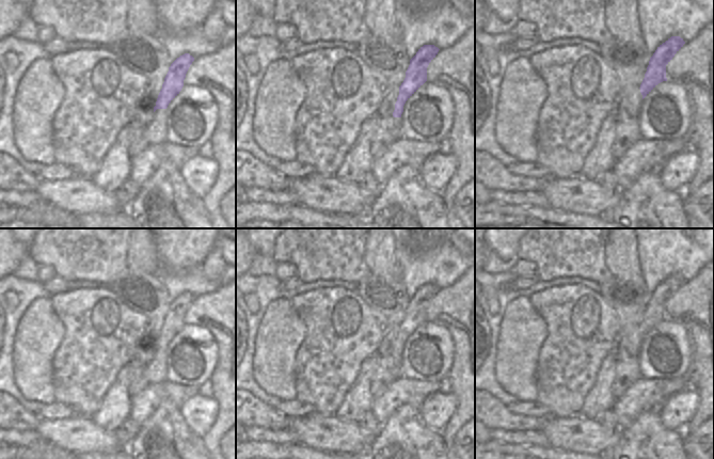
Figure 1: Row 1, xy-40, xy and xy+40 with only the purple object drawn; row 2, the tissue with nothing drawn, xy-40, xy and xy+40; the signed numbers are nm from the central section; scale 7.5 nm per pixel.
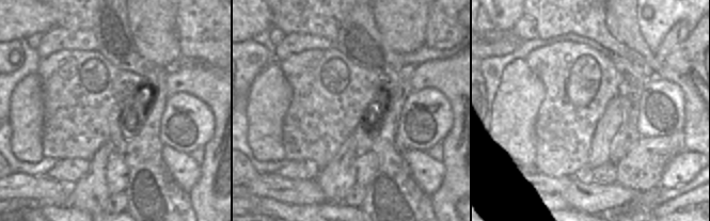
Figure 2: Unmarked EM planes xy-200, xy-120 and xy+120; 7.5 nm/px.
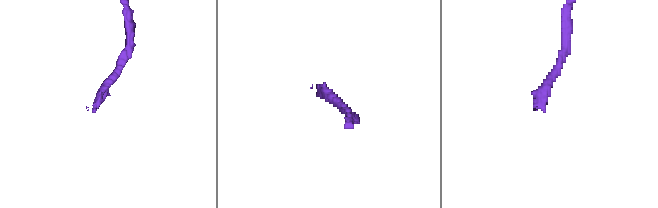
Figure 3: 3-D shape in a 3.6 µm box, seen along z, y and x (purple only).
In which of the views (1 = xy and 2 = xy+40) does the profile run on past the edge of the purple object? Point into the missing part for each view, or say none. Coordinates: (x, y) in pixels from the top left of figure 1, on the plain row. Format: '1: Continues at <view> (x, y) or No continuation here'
1: No continuation here
2: No continuation here

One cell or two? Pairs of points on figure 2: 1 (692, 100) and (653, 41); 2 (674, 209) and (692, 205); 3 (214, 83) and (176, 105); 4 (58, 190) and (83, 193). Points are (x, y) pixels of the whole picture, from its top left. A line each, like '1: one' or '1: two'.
1: two
2: one
3: two
4: two

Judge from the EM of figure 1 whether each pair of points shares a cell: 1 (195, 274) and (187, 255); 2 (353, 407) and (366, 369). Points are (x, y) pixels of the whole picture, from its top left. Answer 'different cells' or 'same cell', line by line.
1: different cells
2: same cell

